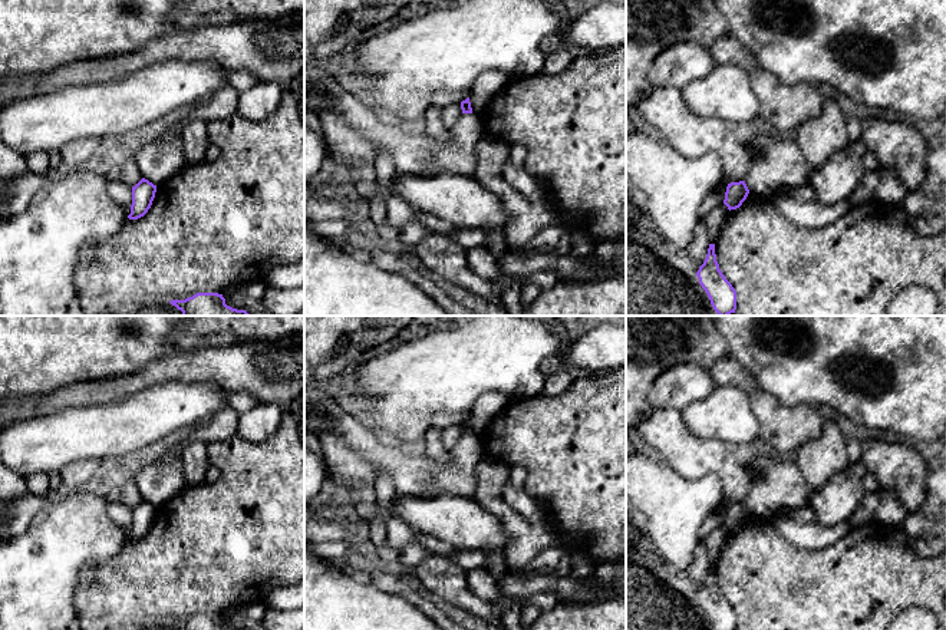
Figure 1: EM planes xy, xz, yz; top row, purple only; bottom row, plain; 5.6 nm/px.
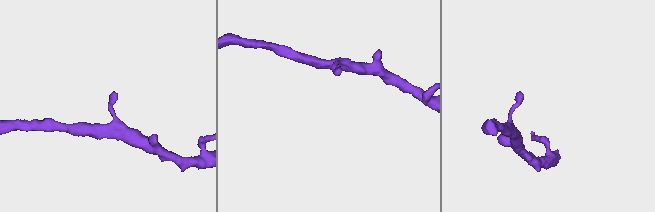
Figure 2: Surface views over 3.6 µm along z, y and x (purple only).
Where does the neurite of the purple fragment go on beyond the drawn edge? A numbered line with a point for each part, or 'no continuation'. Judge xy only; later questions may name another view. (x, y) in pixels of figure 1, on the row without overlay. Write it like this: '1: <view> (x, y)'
no continuation

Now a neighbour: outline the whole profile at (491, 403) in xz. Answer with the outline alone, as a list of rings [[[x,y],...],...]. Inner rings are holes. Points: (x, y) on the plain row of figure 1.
[[[490,392],[481,396],[471,412],[475,418],[492,418],[508,405],[508,393]]]

